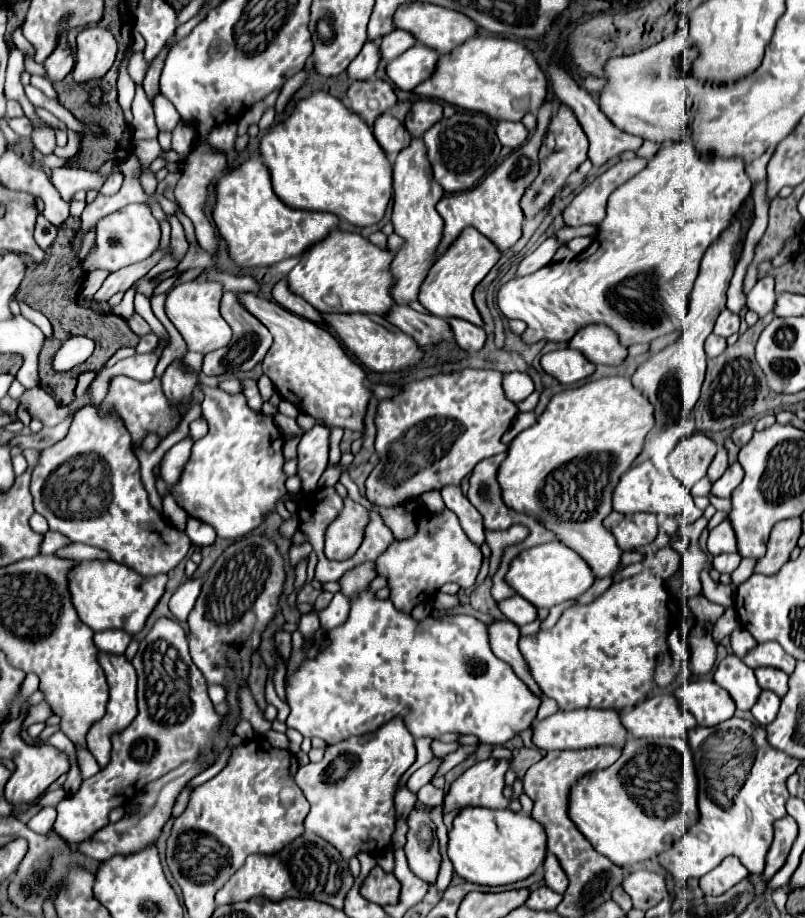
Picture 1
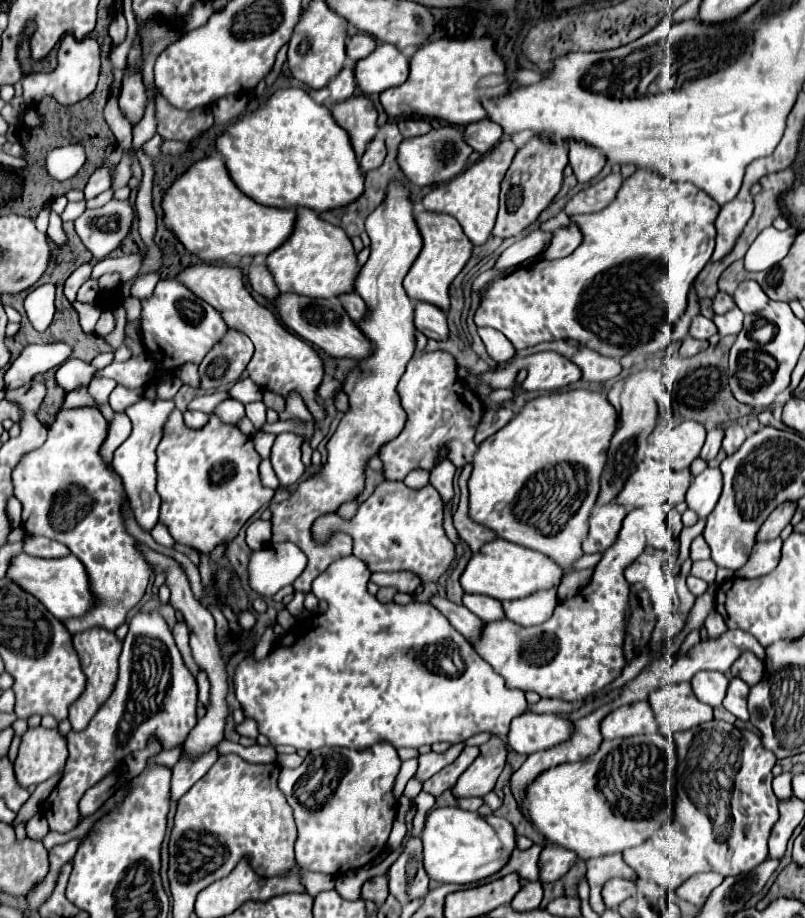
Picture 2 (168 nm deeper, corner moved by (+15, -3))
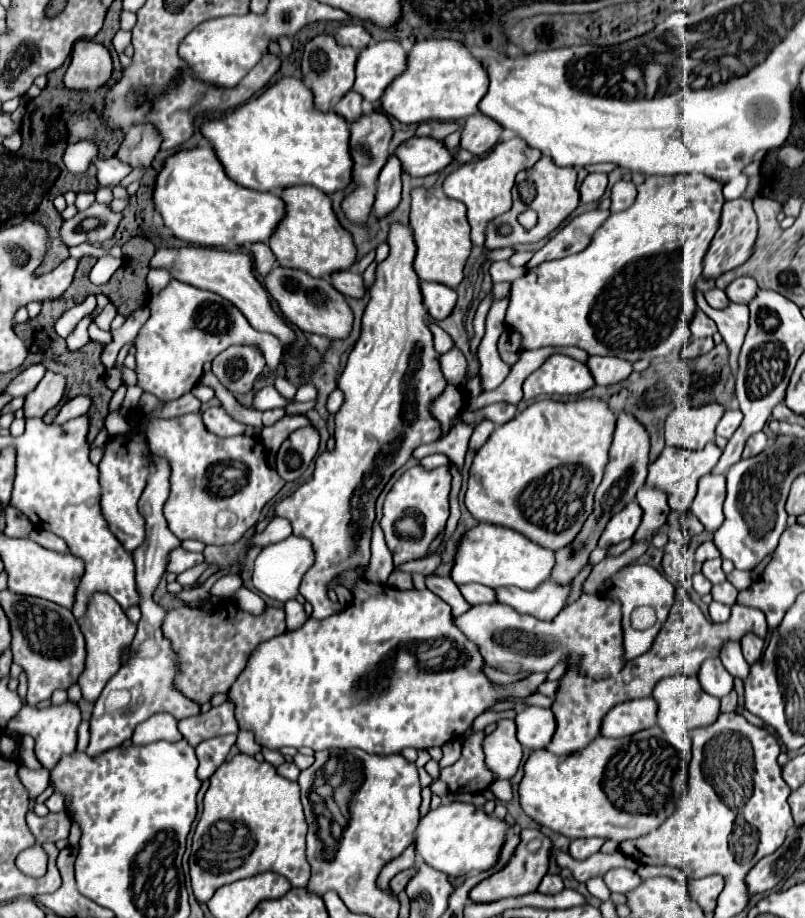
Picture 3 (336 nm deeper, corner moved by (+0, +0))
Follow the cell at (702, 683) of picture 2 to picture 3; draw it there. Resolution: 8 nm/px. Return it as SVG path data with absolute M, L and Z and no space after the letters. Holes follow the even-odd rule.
M710 658L702 664L700 672L698 672L698 680L702 684L702 688L716 696L716 698L722 698L726 694L732 692L734 688L734 678L730 676L730 672L722 666L720 658Z

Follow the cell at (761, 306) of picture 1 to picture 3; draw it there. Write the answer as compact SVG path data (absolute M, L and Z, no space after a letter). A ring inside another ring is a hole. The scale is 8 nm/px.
M718 288L708 290L708 292L706 292L706 300L708 300L708 304L710 304L712 308L726 308L726 306L730 304L726 292L724 292L724 290L718 290Z

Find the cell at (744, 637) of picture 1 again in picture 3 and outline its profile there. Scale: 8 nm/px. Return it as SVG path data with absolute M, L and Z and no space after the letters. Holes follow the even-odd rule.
M712 602L710 604L710 618L714 622L726 622L730 618L730 614L732 614L730 608L732 606L726 606L726 604L720 604L720 602Z

